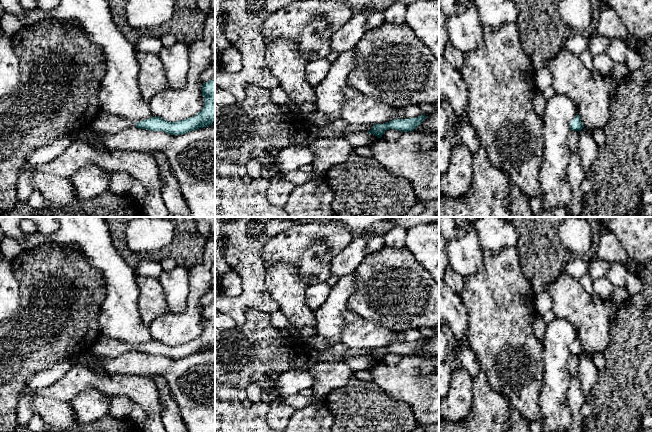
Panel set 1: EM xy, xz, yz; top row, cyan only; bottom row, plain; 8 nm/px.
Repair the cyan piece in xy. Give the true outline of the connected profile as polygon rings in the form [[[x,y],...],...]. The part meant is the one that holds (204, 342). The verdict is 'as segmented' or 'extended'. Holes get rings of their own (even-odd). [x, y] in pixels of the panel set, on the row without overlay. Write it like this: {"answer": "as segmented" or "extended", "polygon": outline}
{"answer": "as segmented", "polygon": [[[215,302],[203,307],[203,331],[195,340],[169,346],[159,341],[151,341],[135,347],[136,352],[149,355],[163,355],[169,359],[182,359],[199,352],[209,351],[215,345]]]}

